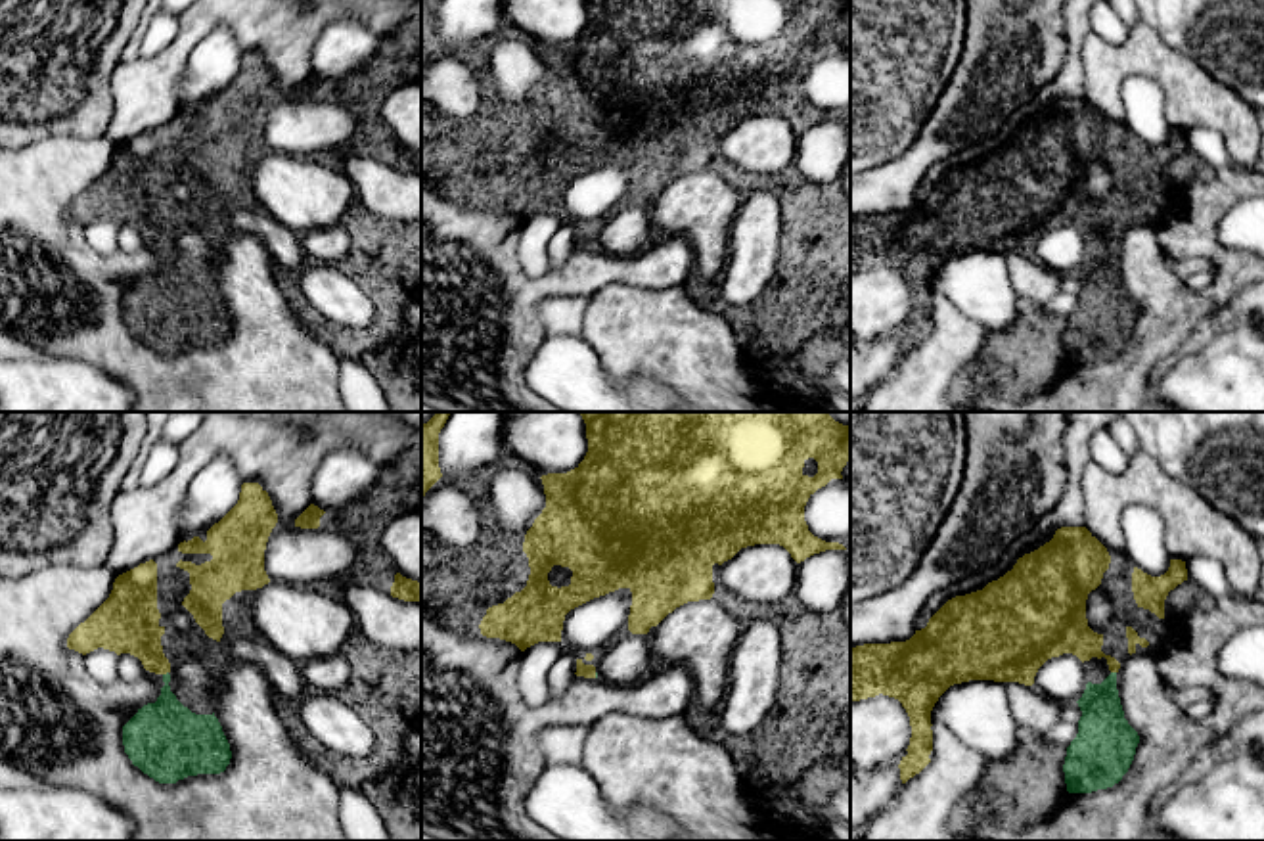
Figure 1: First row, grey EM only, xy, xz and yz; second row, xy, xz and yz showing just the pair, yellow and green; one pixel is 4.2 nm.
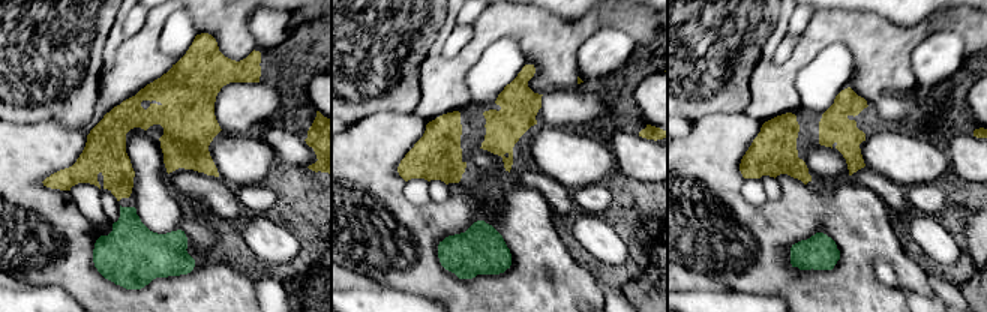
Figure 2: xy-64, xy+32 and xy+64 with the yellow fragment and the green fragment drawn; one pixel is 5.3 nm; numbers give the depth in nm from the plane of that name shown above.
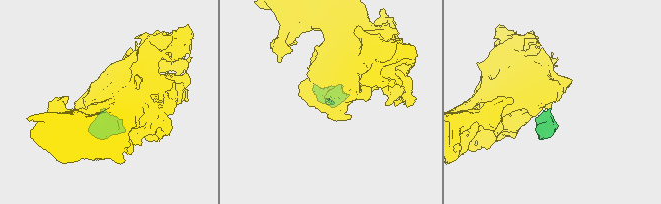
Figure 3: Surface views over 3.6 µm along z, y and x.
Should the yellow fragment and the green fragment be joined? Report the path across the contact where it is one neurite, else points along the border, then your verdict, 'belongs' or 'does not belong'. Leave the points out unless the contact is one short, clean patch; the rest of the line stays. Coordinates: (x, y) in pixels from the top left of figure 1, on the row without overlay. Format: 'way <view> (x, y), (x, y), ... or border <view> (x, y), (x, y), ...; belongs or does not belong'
way xy (131, 196), (165, 244), (165, 303); belongs

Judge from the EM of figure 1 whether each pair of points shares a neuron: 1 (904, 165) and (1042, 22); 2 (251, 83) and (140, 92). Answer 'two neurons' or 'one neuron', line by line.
1: one neuron
2: two neurons

